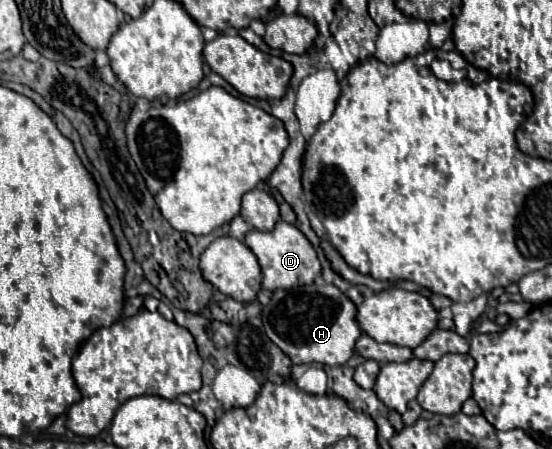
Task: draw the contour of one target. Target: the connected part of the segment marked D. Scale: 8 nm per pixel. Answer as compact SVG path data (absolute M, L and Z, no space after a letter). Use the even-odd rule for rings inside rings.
M279 220L273 230L263 232L263 230L249 230L243 238L245 246L251 248L251 252L257 256L263 282L261 288L265 290L277 290L277 288L291 288L291 286L301 286L307 282L313 282L315 276L321 274L321 264L319 258L311 246L311 242L289 222Z

